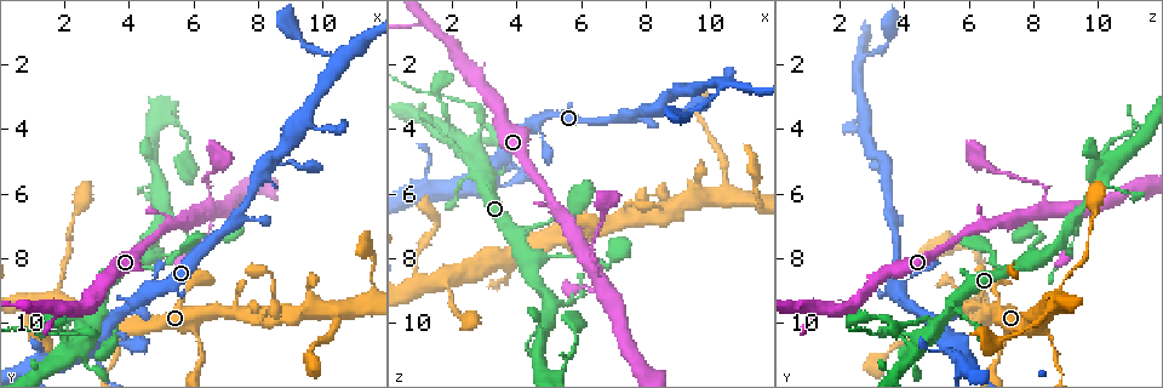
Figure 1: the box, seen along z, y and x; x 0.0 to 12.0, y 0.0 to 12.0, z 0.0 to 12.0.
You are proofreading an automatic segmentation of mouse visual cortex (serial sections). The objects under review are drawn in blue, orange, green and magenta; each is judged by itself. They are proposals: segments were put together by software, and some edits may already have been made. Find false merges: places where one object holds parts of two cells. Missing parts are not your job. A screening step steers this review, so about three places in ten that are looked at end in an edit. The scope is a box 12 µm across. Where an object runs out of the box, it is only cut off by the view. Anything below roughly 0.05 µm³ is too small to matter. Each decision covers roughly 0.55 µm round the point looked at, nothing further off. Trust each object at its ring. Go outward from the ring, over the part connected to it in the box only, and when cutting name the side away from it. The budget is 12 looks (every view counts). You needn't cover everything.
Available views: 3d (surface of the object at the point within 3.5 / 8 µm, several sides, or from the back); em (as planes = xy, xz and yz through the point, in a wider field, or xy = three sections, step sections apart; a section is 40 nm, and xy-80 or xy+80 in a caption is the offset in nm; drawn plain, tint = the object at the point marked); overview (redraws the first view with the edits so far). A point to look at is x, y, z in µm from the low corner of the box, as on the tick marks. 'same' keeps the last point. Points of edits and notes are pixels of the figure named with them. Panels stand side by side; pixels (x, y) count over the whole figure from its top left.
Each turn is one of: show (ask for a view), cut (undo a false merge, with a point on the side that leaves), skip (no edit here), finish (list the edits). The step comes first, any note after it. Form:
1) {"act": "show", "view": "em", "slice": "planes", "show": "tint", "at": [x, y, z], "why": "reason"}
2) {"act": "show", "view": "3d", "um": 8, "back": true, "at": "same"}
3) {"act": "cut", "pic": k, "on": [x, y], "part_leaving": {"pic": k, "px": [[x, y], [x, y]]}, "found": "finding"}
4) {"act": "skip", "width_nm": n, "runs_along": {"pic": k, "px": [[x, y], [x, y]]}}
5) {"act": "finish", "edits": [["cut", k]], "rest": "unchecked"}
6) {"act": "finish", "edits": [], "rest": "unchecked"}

{"act": "show", "view": "3d", "um": 3.5, "at": [10.5, 9.7, 5.9], "why": "thick turns thin"}

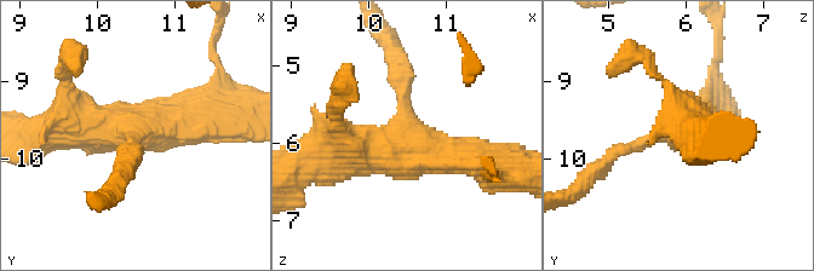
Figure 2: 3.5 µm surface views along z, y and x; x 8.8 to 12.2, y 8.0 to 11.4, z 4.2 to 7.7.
{"act": "show", "view": "em", "slice": "xy", "step": 1, "show": "tint", "at": [10.50, 9.70, 5.85], "arms": 3, "arm_widths_nm": [150, 500, 500]}

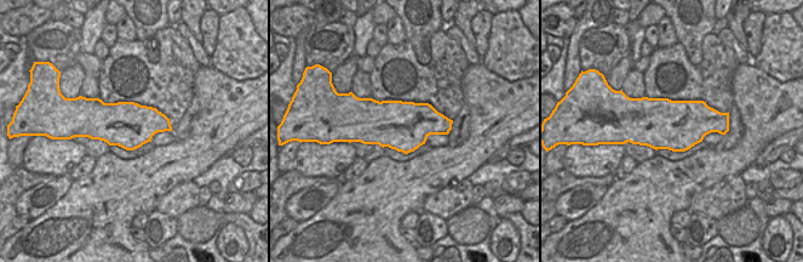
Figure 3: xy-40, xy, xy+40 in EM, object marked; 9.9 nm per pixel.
{"act": "show", "view": "em", "slice": "xy", "step": 2, "show": "tint", "at": "same"}

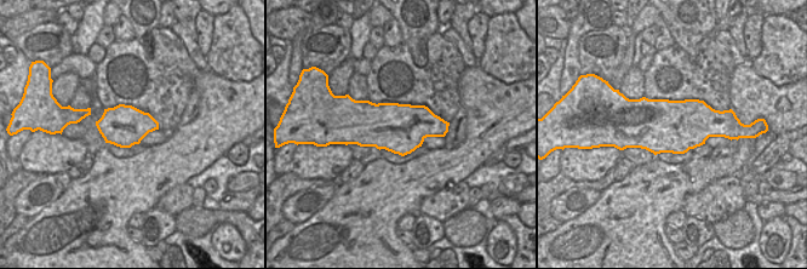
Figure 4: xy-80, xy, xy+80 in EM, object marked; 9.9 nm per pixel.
{"act": "skip", "runs_along": {"pic": 2, "px": [[49, 133], [212, 117]]}, "found": "one cell here"}

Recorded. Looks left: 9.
{"act": "show", "view": "3d", "um": 3.5, "back": true, "at": [6.5, 5.8, 8.2]}

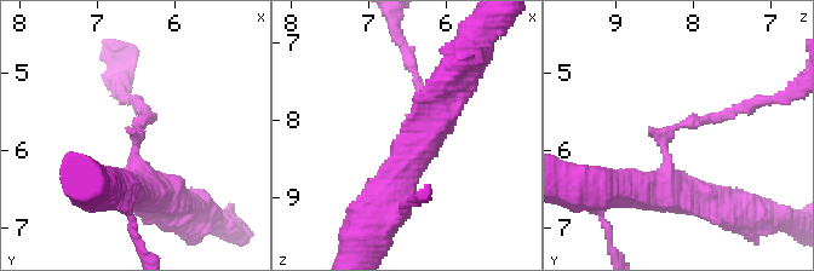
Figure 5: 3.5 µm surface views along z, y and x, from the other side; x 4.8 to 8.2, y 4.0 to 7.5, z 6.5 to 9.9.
{"act": "show", "view": "em", "slice": "xy", "step": 3, "show": "tint", "at": [6.50, 5.70, 8.20], "arm_widths_nm": [150, 450], "why": "now the EM"}

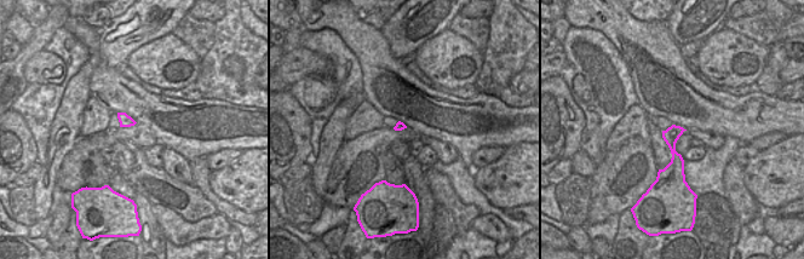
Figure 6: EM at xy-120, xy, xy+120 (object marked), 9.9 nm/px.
{"act": "show", "view": "em", "slice": "xy", "step": 5, "show": "tint", "at": "same"}

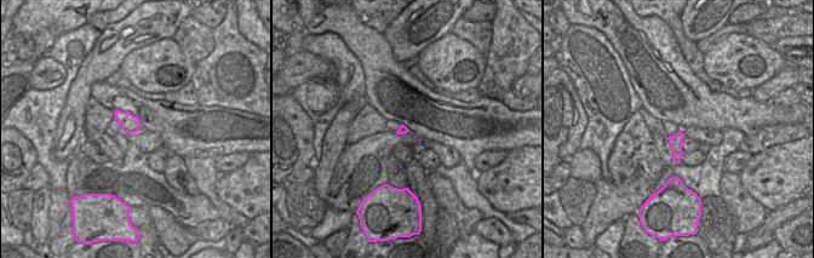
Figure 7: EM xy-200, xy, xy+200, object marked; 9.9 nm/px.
{"act": "cut", "pic": 5, "on": [703, 120], "part_leaving": {"pic": 5, "px": [[664, 142], [682, 122], [763, 101]]}, "found": "a second cell is stuck on"}

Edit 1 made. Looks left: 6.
{"act": "show", "view": "overview"}

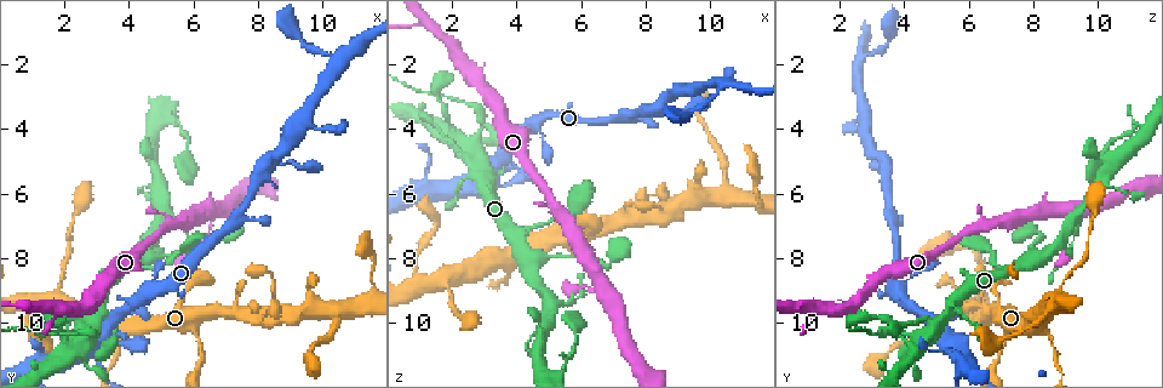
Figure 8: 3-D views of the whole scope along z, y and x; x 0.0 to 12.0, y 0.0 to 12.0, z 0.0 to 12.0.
{"act": "show", "view": "3d", "um": 3.5, "at": [5.5, 3.8, 11.4], "why": "sudden change in width"}

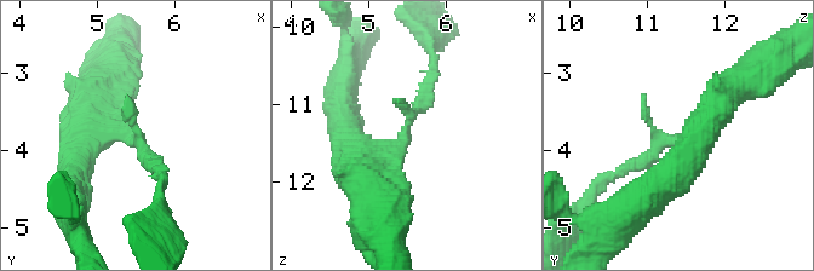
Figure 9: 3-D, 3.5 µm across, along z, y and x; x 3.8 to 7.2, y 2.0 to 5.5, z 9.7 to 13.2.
{"act": "show", "view": "em", "slice": "xy", "step": 1, "show": "tint", "at": [5.50, 3.90, 11.40], "why": "shape alone is not enough"}

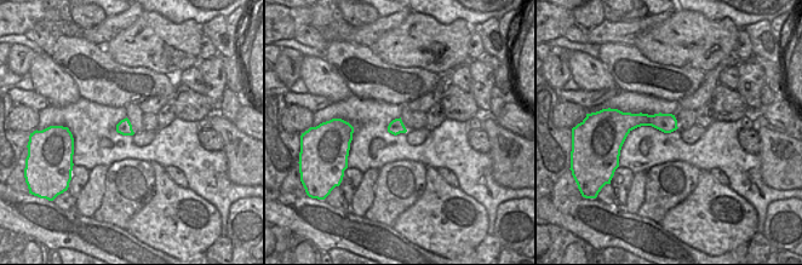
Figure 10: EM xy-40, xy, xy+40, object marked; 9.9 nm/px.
{"act": "skip", "runs_along": {"pic": 10, "px": [[619, 122], [657, 120], [674, 126]]}, "found": "continuous, no second cell"}

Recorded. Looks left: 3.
{"act": "show", "view": "3d", "um": 8, "at": [3.1, 11.1, 6.1], "why": "sudden change in width"}

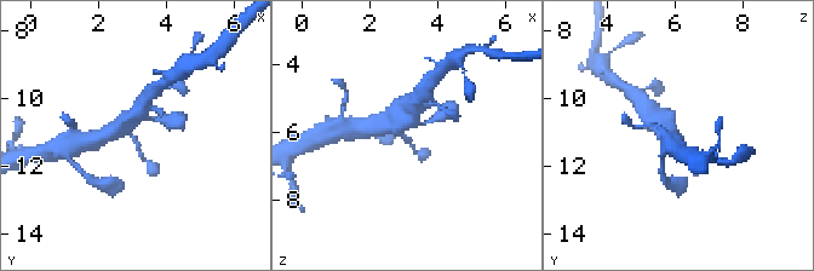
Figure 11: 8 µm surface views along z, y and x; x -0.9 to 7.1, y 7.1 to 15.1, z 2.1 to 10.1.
{"act": "show", "view": "3d", "um": 3.5, "at": [3.1, 11.2, 6.2]}

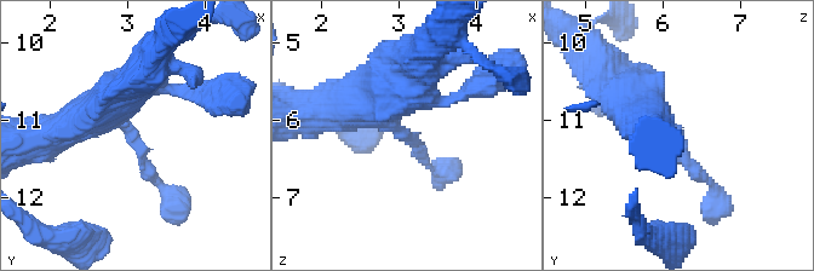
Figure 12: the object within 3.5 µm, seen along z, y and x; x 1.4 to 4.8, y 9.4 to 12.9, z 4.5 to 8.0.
{"act": "skip", "runs_along": {"pic": 12, "px": [[632, 94], [674, 128], [714, 195]]}, "found": "continuous, no second cell"}

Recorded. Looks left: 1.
{"act": "finish", "edits": [["cut", 5]], "rest": "unchecked"}

